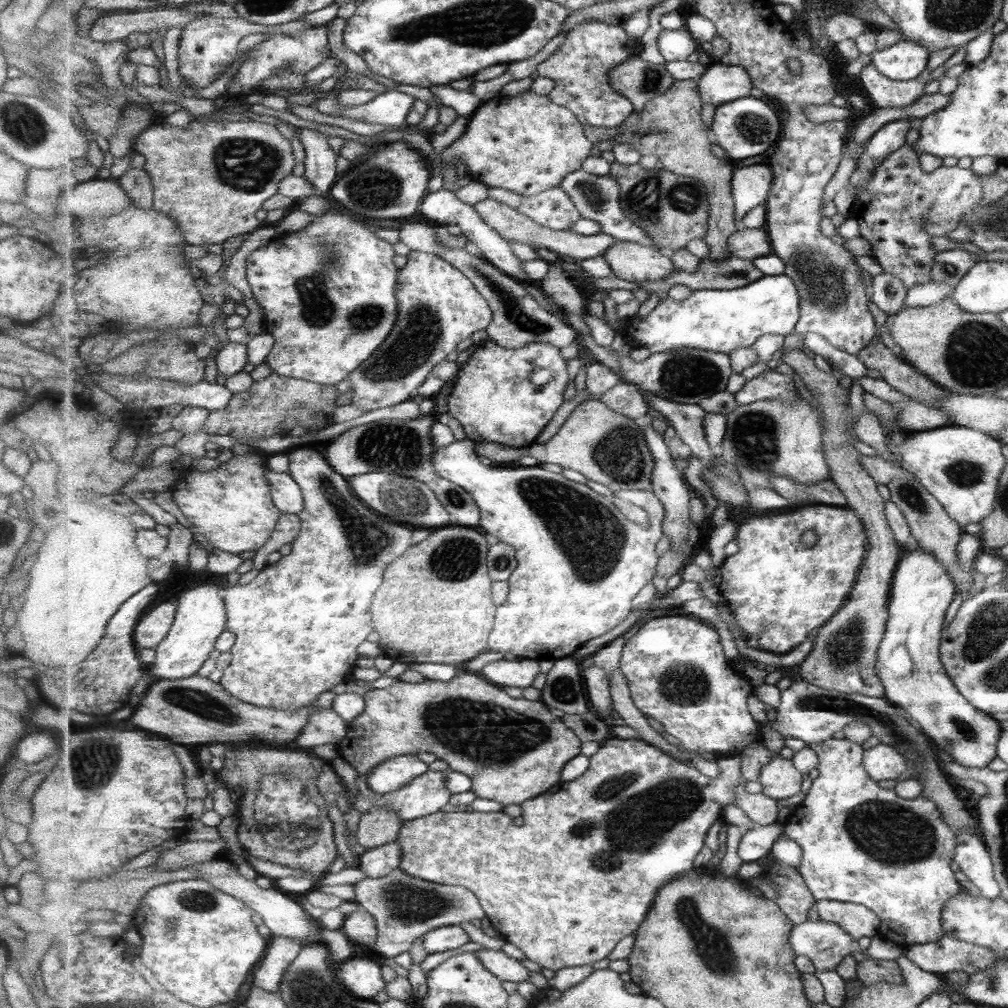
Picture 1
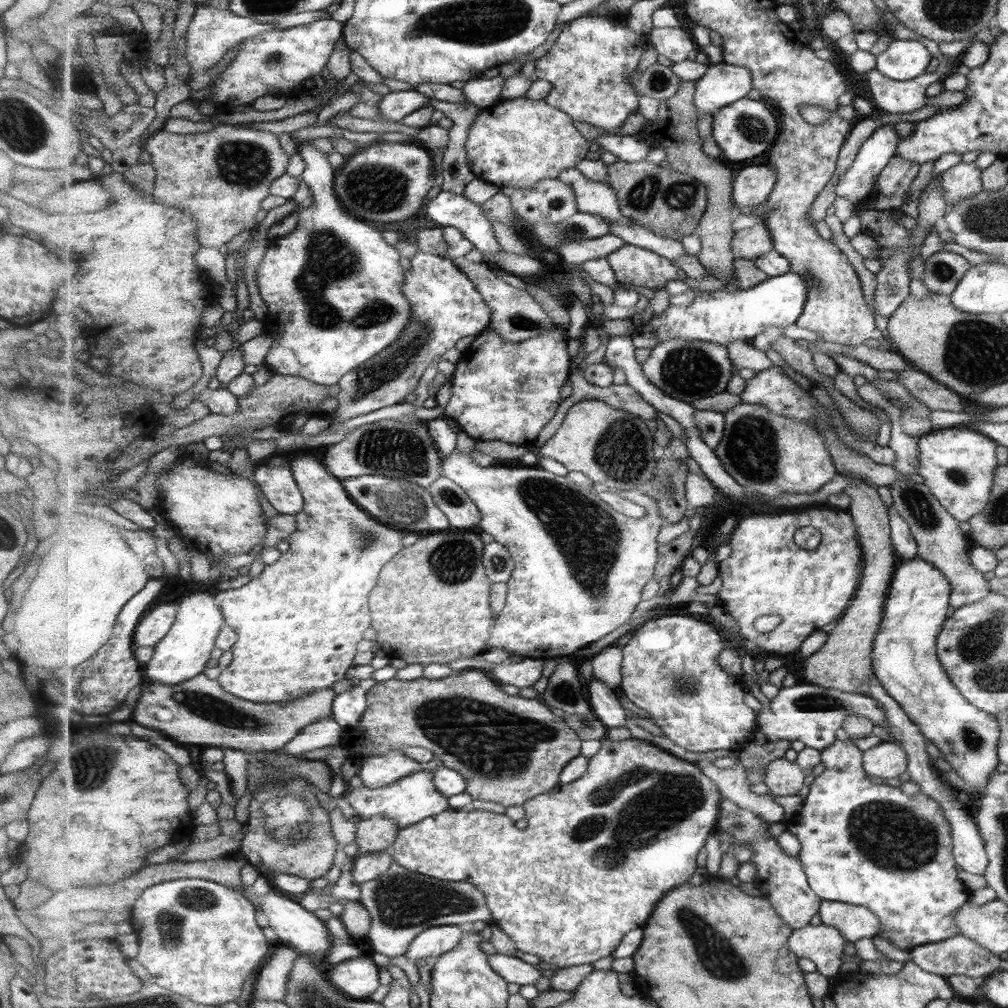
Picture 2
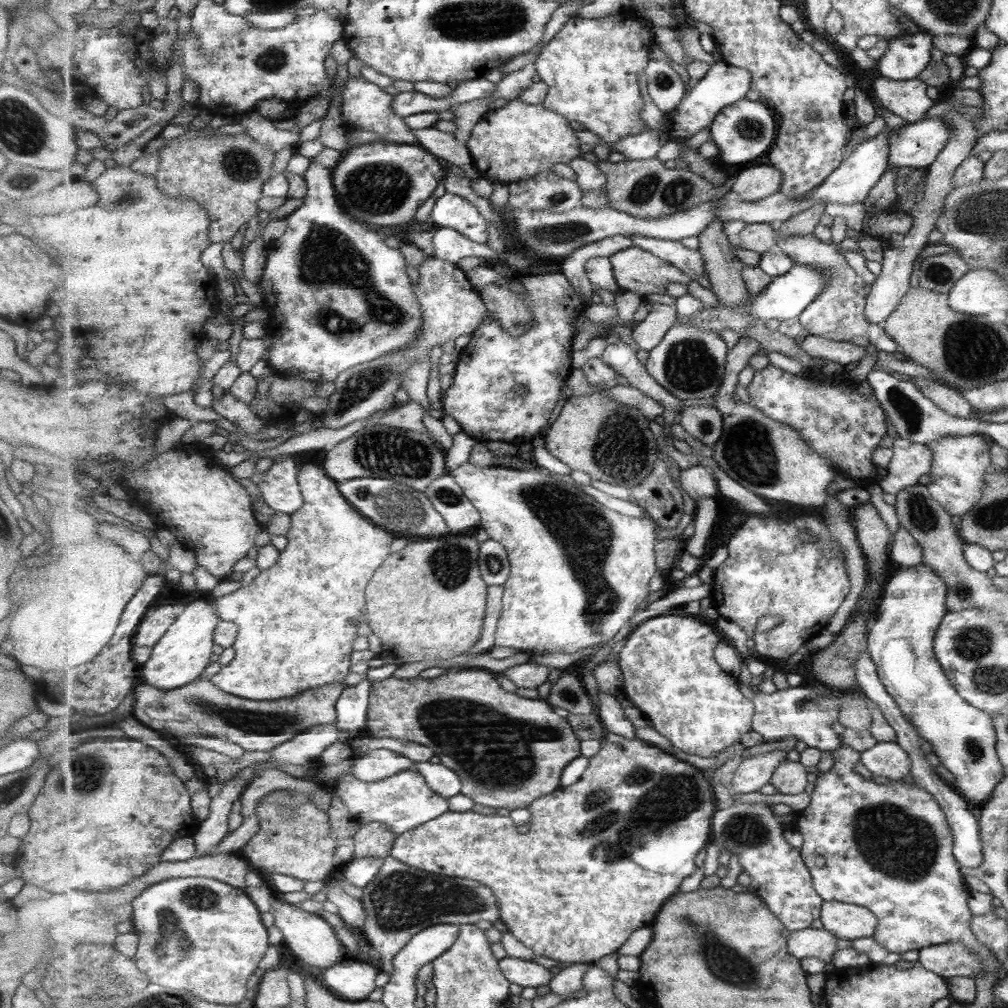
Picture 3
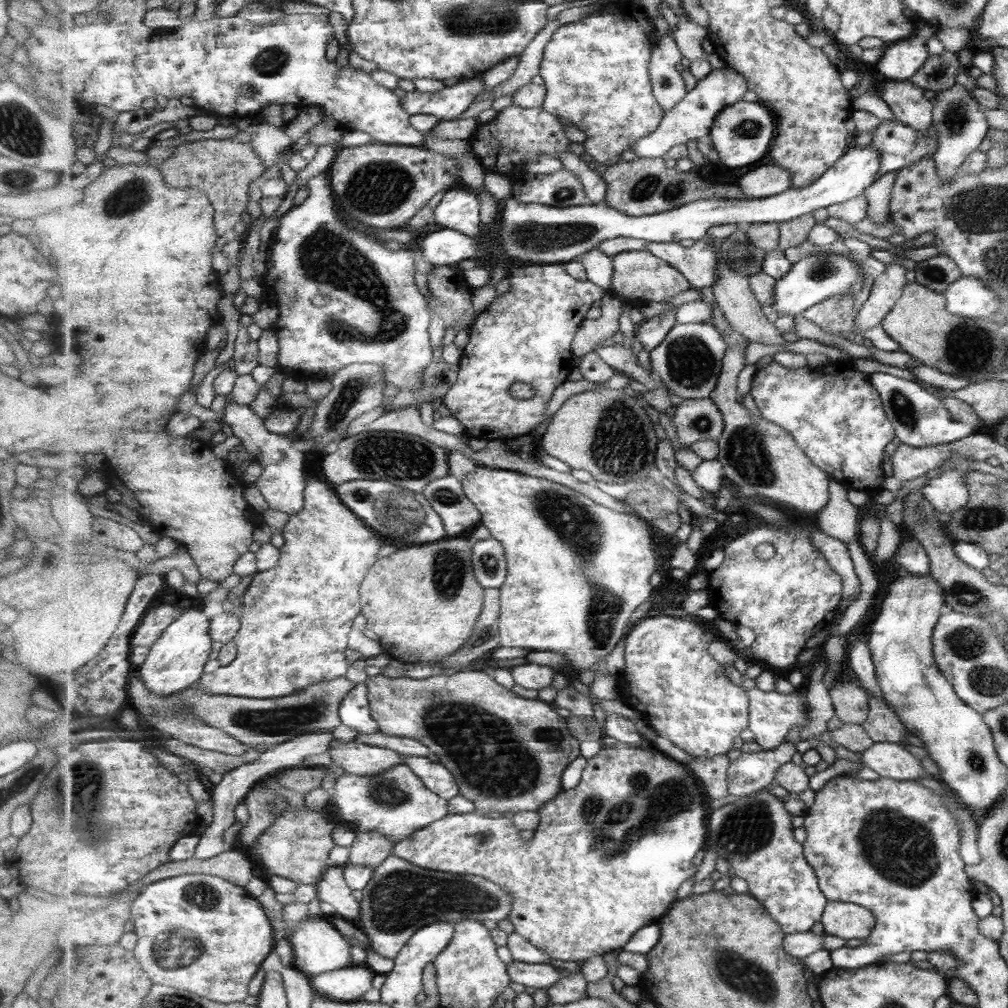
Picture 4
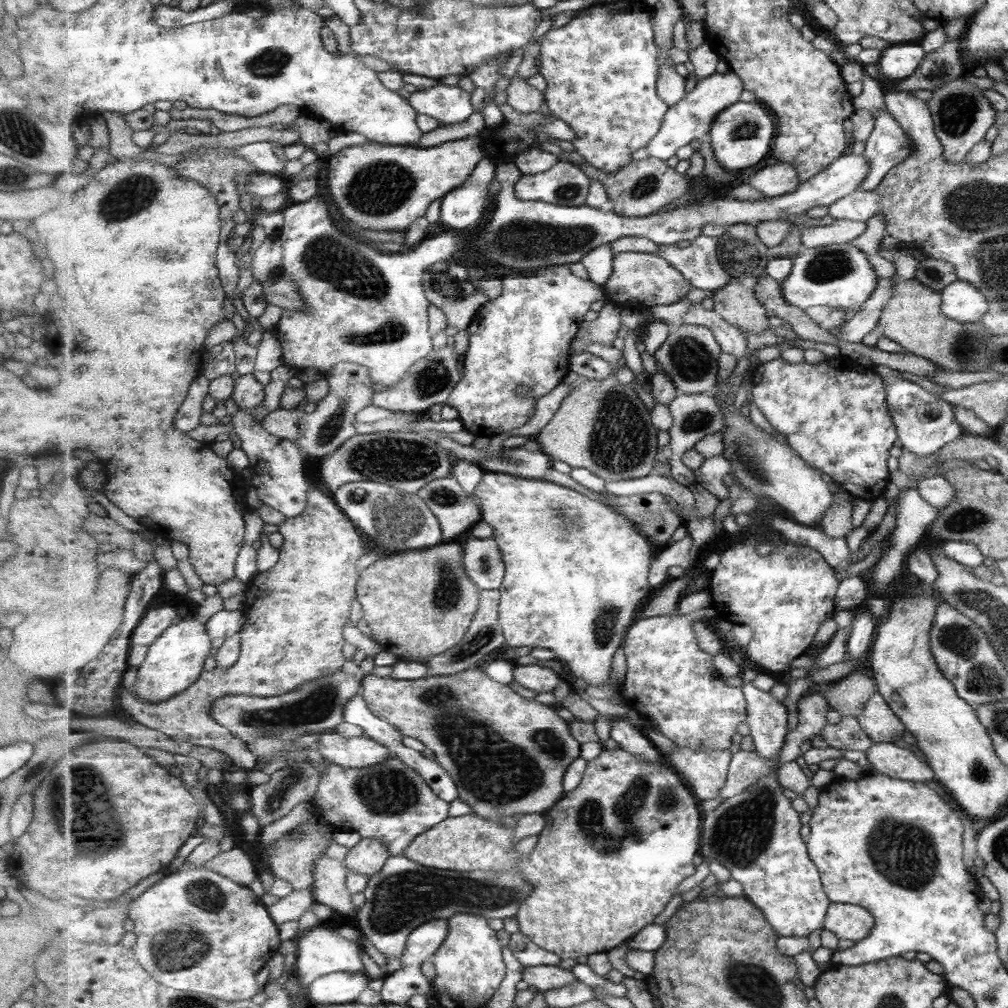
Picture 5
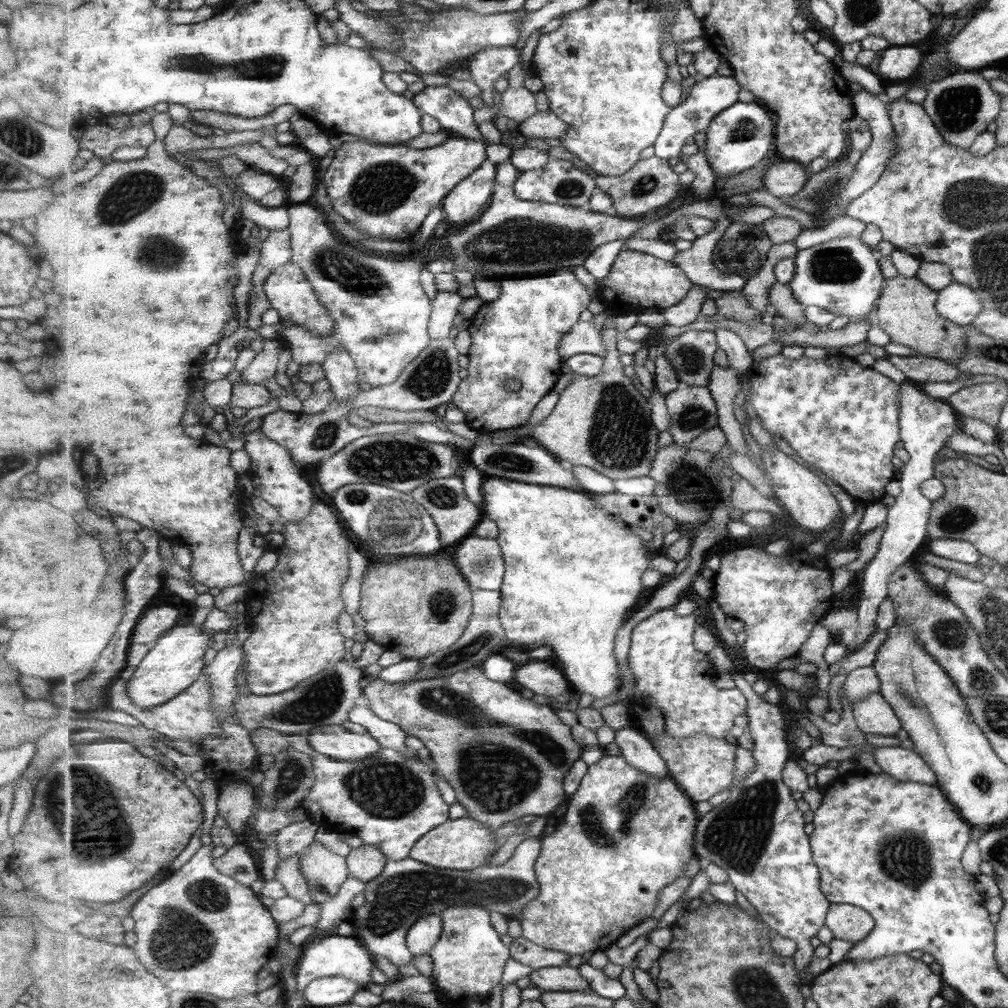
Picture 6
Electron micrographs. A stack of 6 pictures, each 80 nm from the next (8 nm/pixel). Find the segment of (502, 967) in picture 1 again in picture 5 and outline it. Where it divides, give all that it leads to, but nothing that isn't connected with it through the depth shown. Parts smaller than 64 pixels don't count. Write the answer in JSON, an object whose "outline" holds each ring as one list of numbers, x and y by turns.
{"outline":[[559,965,522,966,522,980,528,982,534,990,543,992,579,981,570,969,560,968]]}

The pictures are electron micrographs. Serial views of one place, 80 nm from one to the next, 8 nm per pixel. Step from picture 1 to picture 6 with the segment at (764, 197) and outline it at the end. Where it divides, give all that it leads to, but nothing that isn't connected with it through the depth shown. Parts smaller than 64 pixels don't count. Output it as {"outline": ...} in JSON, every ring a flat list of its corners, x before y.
{"outline":[[782,160,771,165,762,180,766,191,776,198,787,198,804,191,809,177,801,163]]}

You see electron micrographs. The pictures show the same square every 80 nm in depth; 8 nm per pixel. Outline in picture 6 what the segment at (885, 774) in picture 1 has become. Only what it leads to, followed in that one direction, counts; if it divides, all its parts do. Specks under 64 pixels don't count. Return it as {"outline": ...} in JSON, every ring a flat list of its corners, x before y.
{"outline":[[897,746,875,747,873,760,881,768,881,773,889,774,903,782,922,782,933,785,937,781,934,771,913,750,905,750]]}

